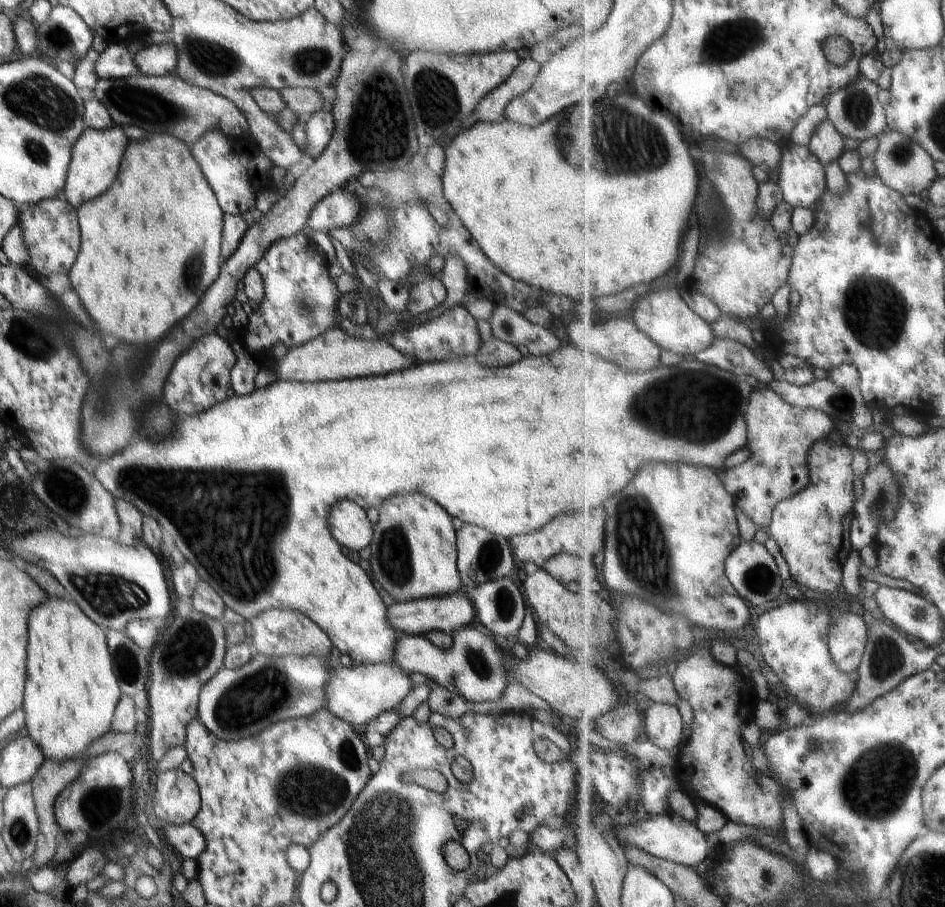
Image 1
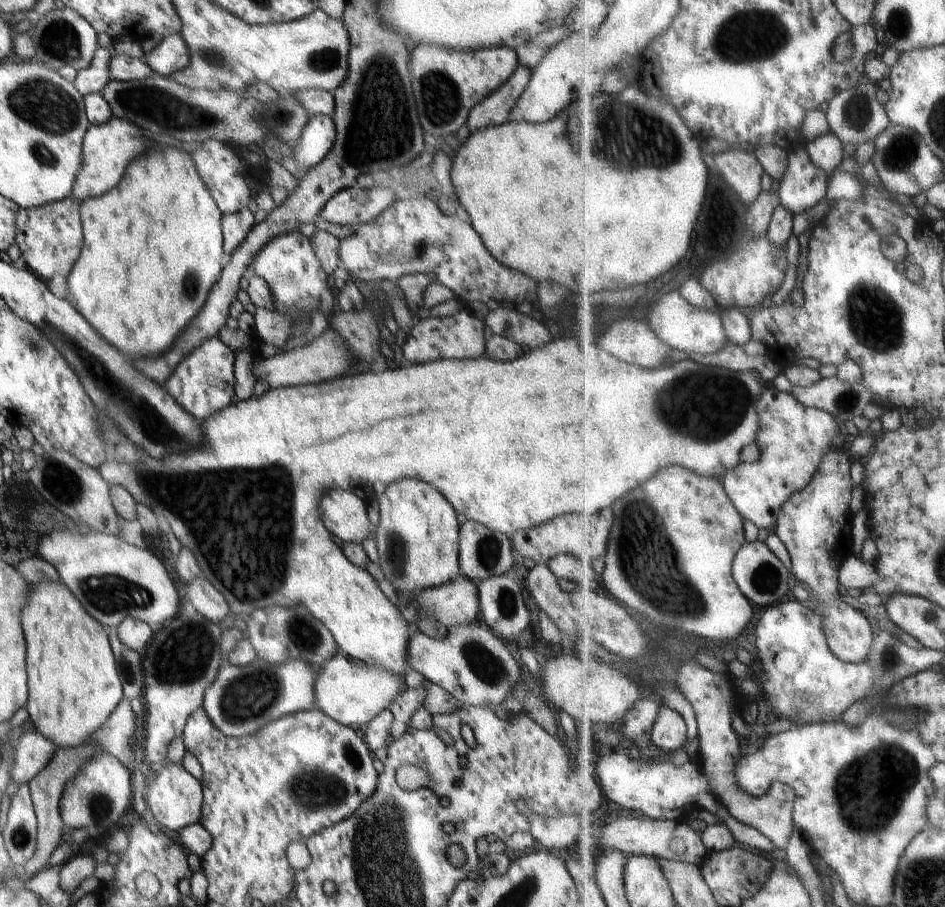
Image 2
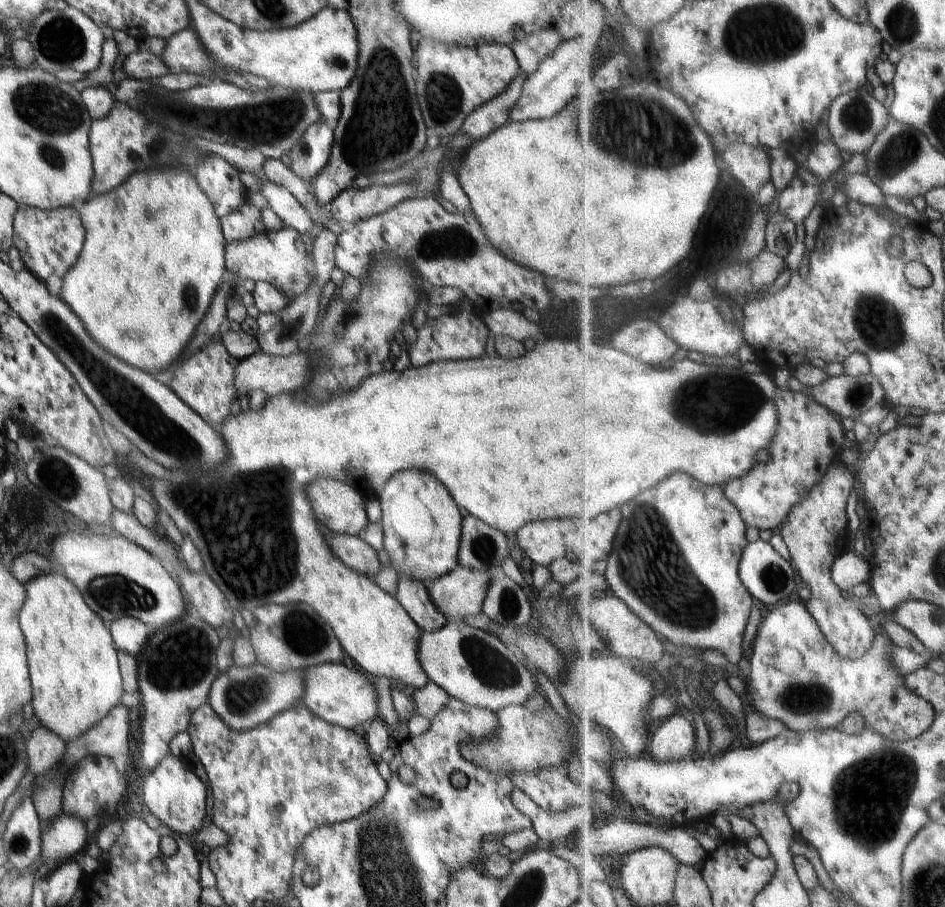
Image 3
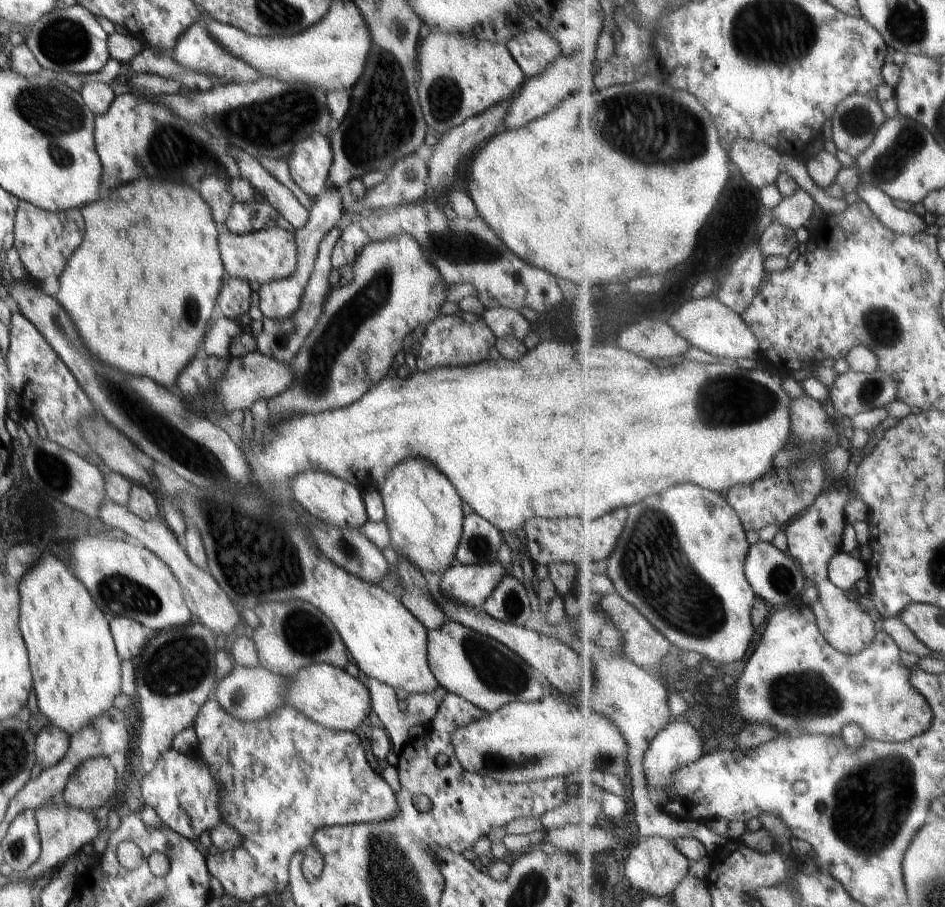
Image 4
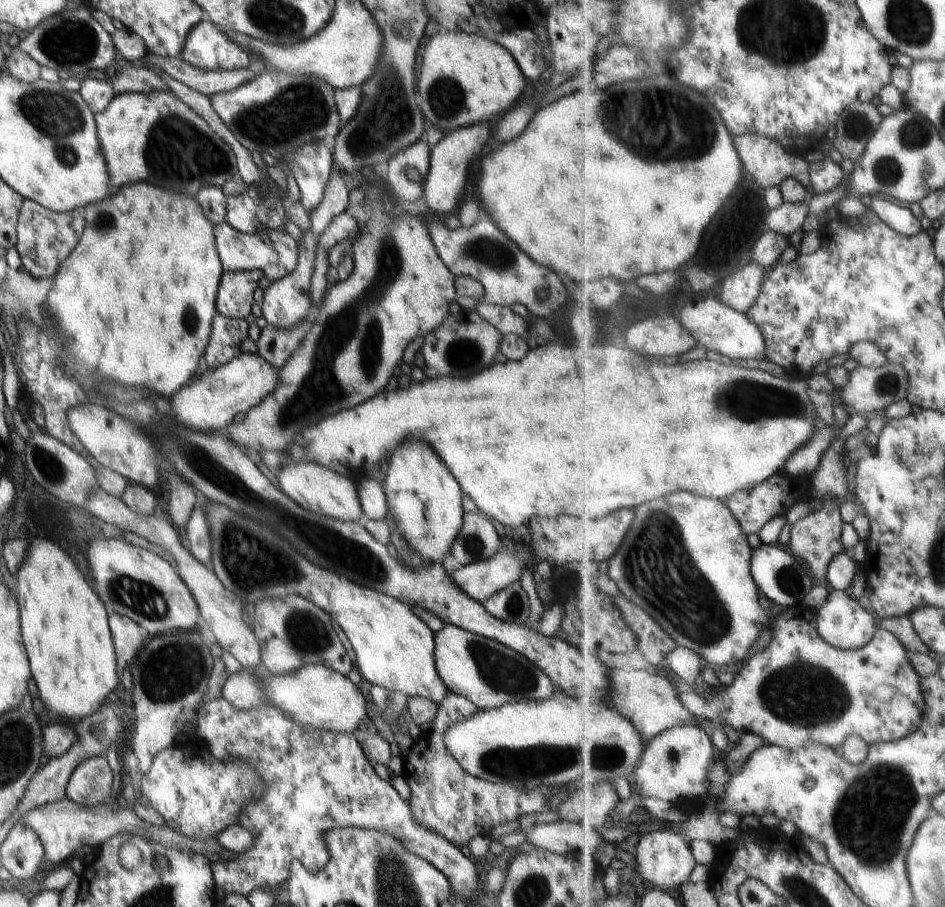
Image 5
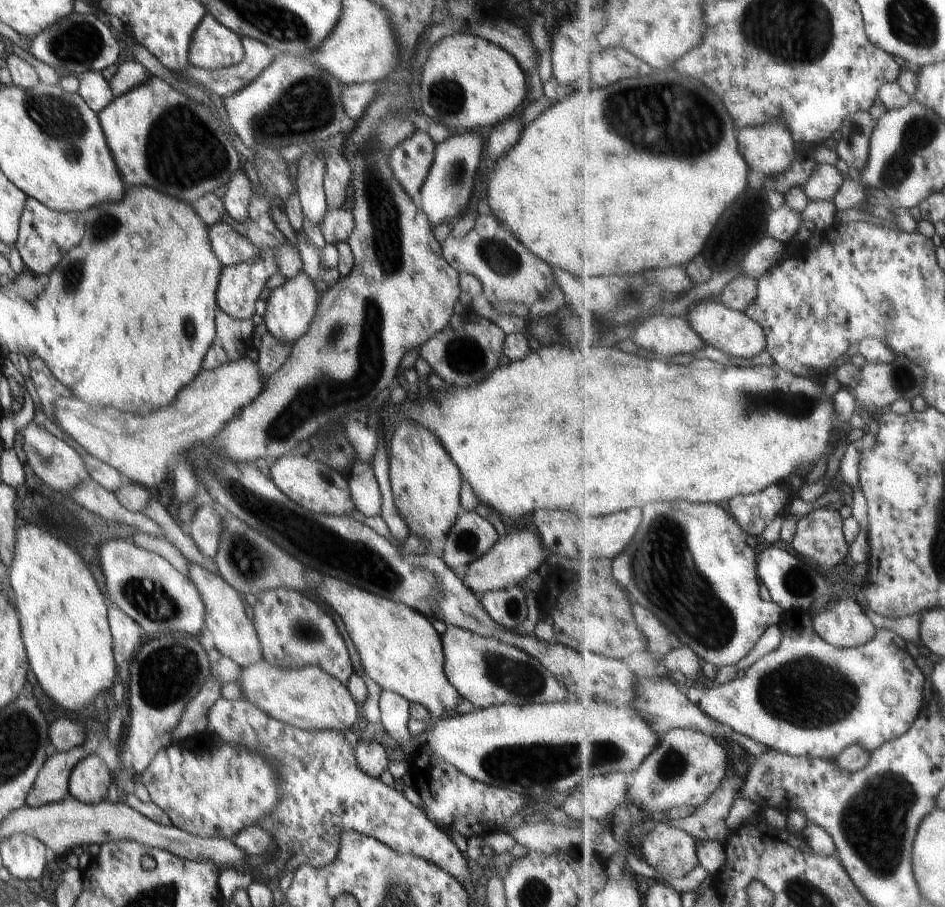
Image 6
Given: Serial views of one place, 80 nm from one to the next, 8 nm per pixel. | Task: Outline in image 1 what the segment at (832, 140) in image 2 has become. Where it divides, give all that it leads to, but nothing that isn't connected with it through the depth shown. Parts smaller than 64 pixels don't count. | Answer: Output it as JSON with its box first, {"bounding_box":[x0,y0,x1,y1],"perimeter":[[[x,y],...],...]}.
{"bounding_box":[809,118,846,166],"perimeter":[[[829,118],[817,126],[809,146],[826,166],[839,161],[846,151],[844,135]]]}

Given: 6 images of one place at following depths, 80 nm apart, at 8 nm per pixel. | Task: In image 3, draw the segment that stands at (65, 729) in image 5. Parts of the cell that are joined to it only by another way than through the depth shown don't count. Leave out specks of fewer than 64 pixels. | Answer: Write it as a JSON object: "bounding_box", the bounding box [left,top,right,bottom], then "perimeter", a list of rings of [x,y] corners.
{"bounding_box":[27,726,66,780],"perimeter":[[[41,726],[27,733],[27,780],[40,776],[62,762],[66,743],[46,727]]]}

